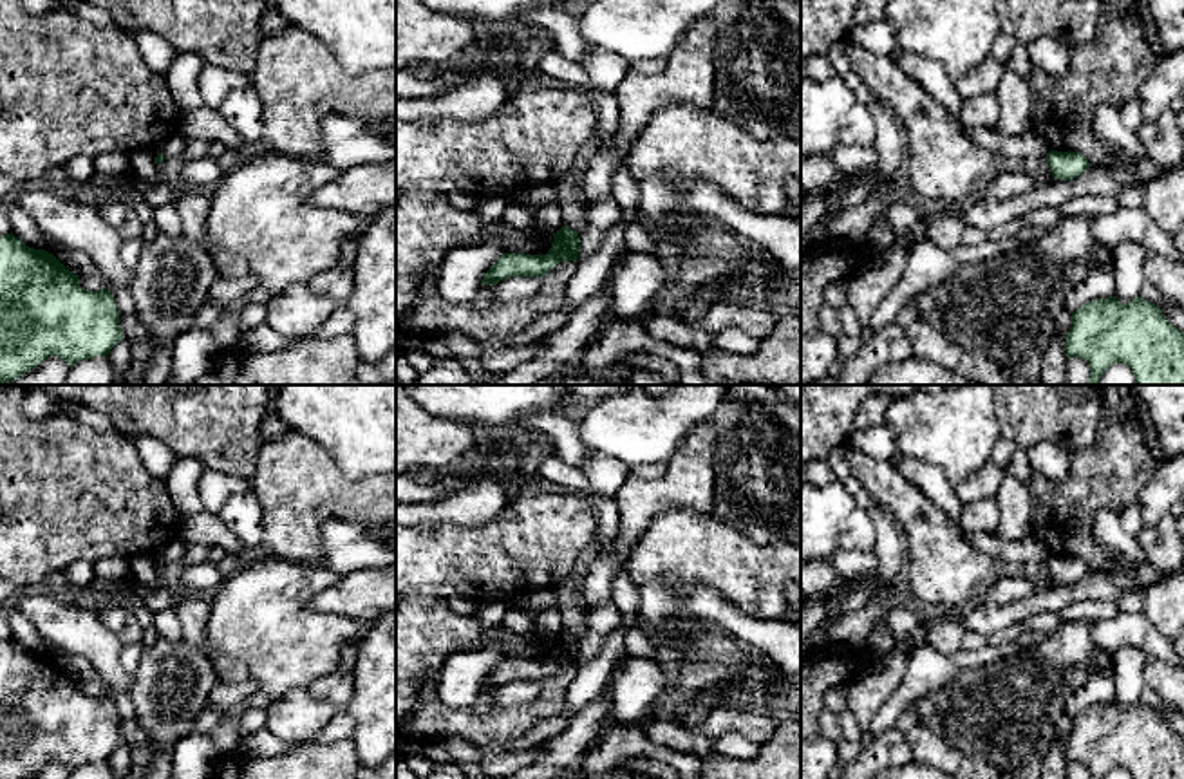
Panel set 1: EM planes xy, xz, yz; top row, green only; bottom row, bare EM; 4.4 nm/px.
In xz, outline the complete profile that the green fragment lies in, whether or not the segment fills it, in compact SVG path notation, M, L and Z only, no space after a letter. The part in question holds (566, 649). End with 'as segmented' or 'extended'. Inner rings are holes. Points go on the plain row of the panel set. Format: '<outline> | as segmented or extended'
M562 631L557 638L553 638L553 647L546 660L503 658L483 680L481 690L495 690L510 681L542 683L559 667L577 667L580 651L578 638Z | as segmented

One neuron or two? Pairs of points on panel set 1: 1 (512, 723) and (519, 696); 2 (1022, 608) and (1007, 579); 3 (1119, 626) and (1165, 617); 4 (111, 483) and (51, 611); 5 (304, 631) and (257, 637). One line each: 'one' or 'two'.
1: two
2: two
3: two
4: two
5: one

